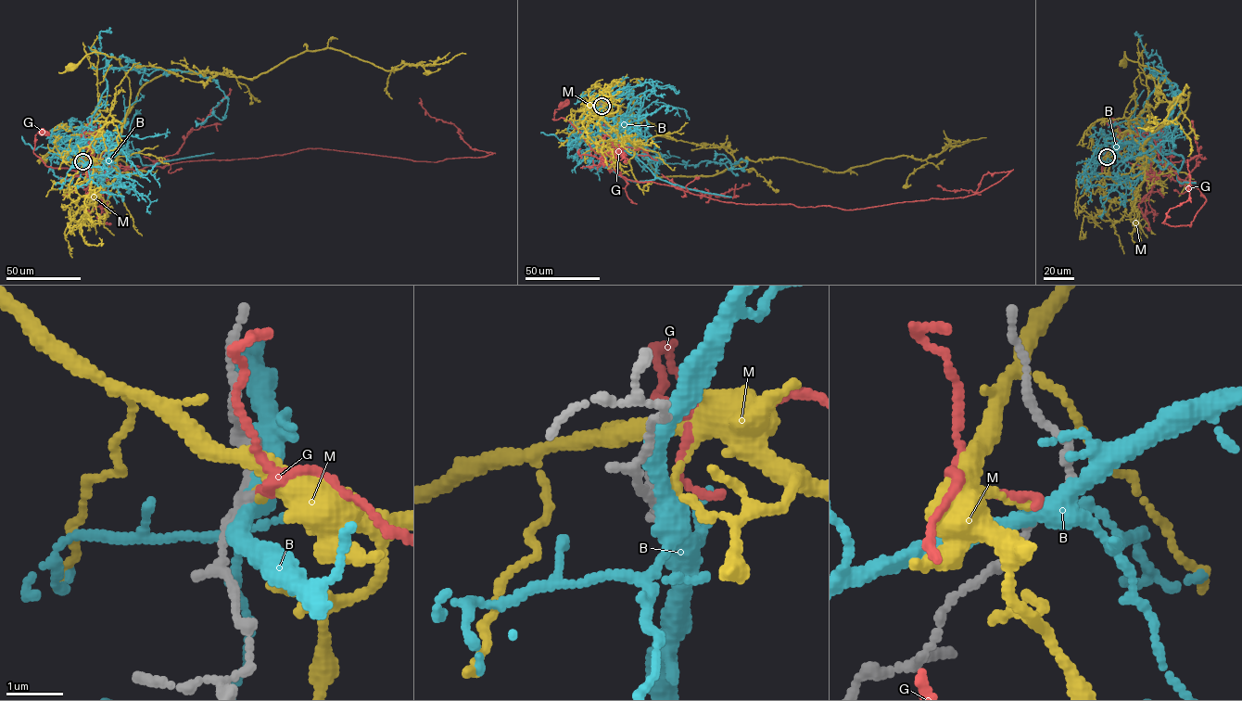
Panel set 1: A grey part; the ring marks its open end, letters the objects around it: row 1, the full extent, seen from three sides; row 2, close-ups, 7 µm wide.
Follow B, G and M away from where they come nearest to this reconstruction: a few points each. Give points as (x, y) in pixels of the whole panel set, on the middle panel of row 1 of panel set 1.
B: (601, 106), (600, 162), (625, 178), (654, 176), (608, 126), (625, 147), (666, 163), (747, 164), (715, 159)
G: (601, 105), (611, 107), (601, 121), (604, 128), (600, 137), (609, 160), (569, 121), (552, 119), (562, 105)
M: (601, 105), (611, 107), (613, 115), (640, 143), (650, 163), (640, 148), (634, 115), (625, 107), (591, 107)

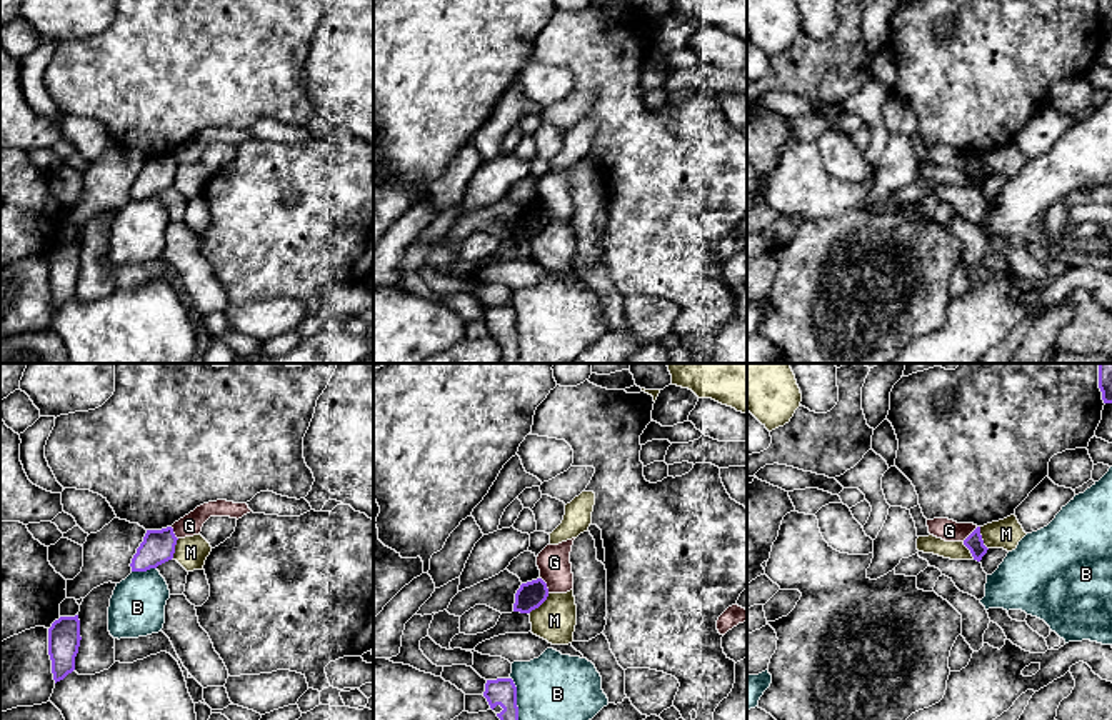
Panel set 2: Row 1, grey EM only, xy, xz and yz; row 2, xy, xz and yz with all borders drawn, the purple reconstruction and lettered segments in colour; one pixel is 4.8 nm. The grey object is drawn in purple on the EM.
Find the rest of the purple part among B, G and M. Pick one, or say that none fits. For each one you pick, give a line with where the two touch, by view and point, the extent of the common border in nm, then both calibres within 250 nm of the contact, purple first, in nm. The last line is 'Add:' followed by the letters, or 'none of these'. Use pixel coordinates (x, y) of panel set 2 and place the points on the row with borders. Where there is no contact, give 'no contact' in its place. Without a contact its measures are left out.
Add: none of these

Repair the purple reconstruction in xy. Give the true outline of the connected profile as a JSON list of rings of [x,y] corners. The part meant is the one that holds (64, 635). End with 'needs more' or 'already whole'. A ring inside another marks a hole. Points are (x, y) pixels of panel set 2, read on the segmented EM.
[[[78,615],[60,617],[48,628],[48,655],[55,683],[75,670],[80,640]]]; already whole

